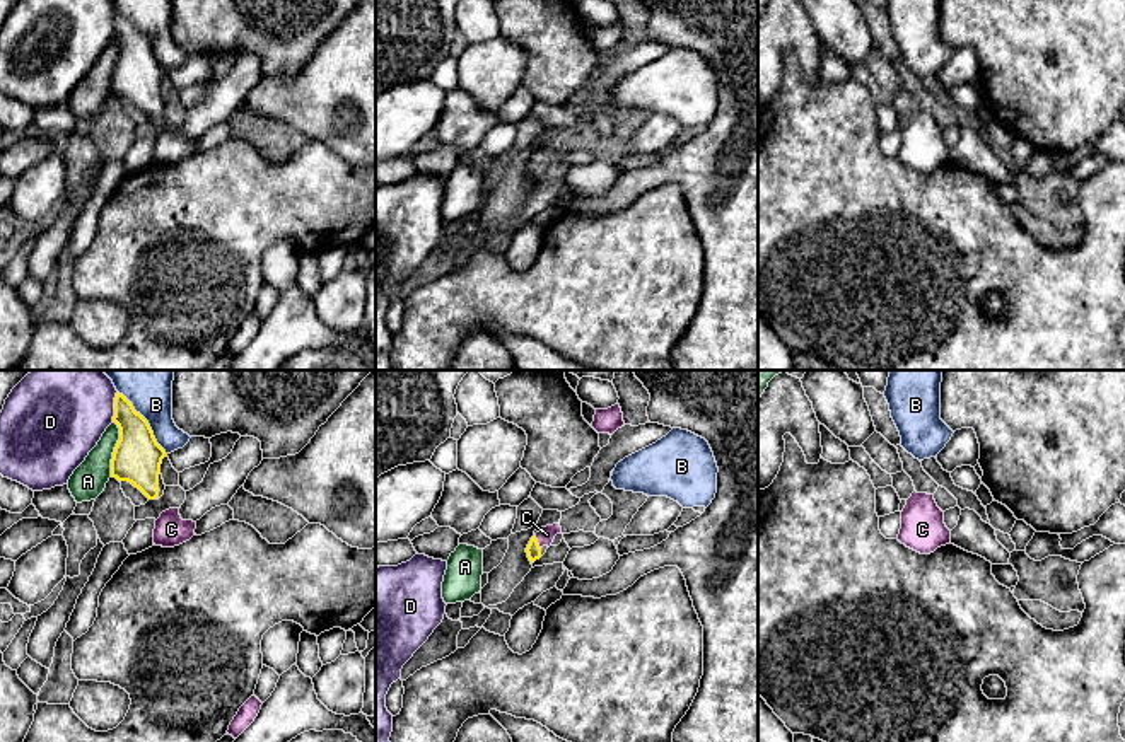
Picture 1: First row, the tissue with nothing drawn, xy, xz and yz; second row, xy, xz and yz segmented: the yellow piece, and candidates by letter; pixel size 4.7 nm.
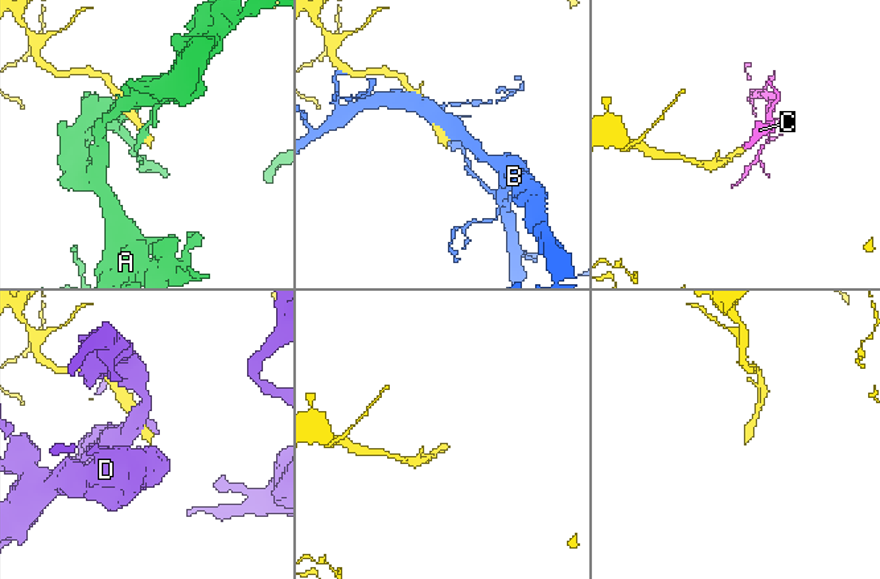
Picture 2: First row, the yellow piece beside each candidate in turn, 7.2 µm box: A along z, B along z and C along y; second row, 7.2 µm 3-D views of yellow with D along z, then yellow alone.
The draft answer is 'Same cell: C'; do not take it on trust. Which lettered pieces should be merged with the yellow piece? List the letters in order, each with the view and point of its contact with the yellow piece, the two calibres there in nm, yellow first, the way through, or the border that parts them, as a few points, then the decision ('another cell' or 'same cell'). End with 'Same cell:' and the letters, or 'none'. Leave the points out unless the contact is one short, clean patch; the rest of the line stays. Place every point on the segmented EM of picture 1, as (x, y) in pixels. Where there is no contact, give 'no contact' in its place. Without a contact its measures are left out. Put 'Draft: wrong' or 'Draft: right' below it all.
A: contact xy (115, 449); calibres 240 and 160 nm; border xy (113, 420), (118, 428), (118, 442), (110, 476); another cell
B: contact xy (147, 423); calibres 240 and 300 nm; another cell
C: contact xz (536, 541); calibres 70 and 80 nm; way xz (533, 550), (536, 541), (547, 534); same cell
D: contact xy (115, 406); calibres 220 and 460 nm; another cell
Same cell: C
Draft: right

